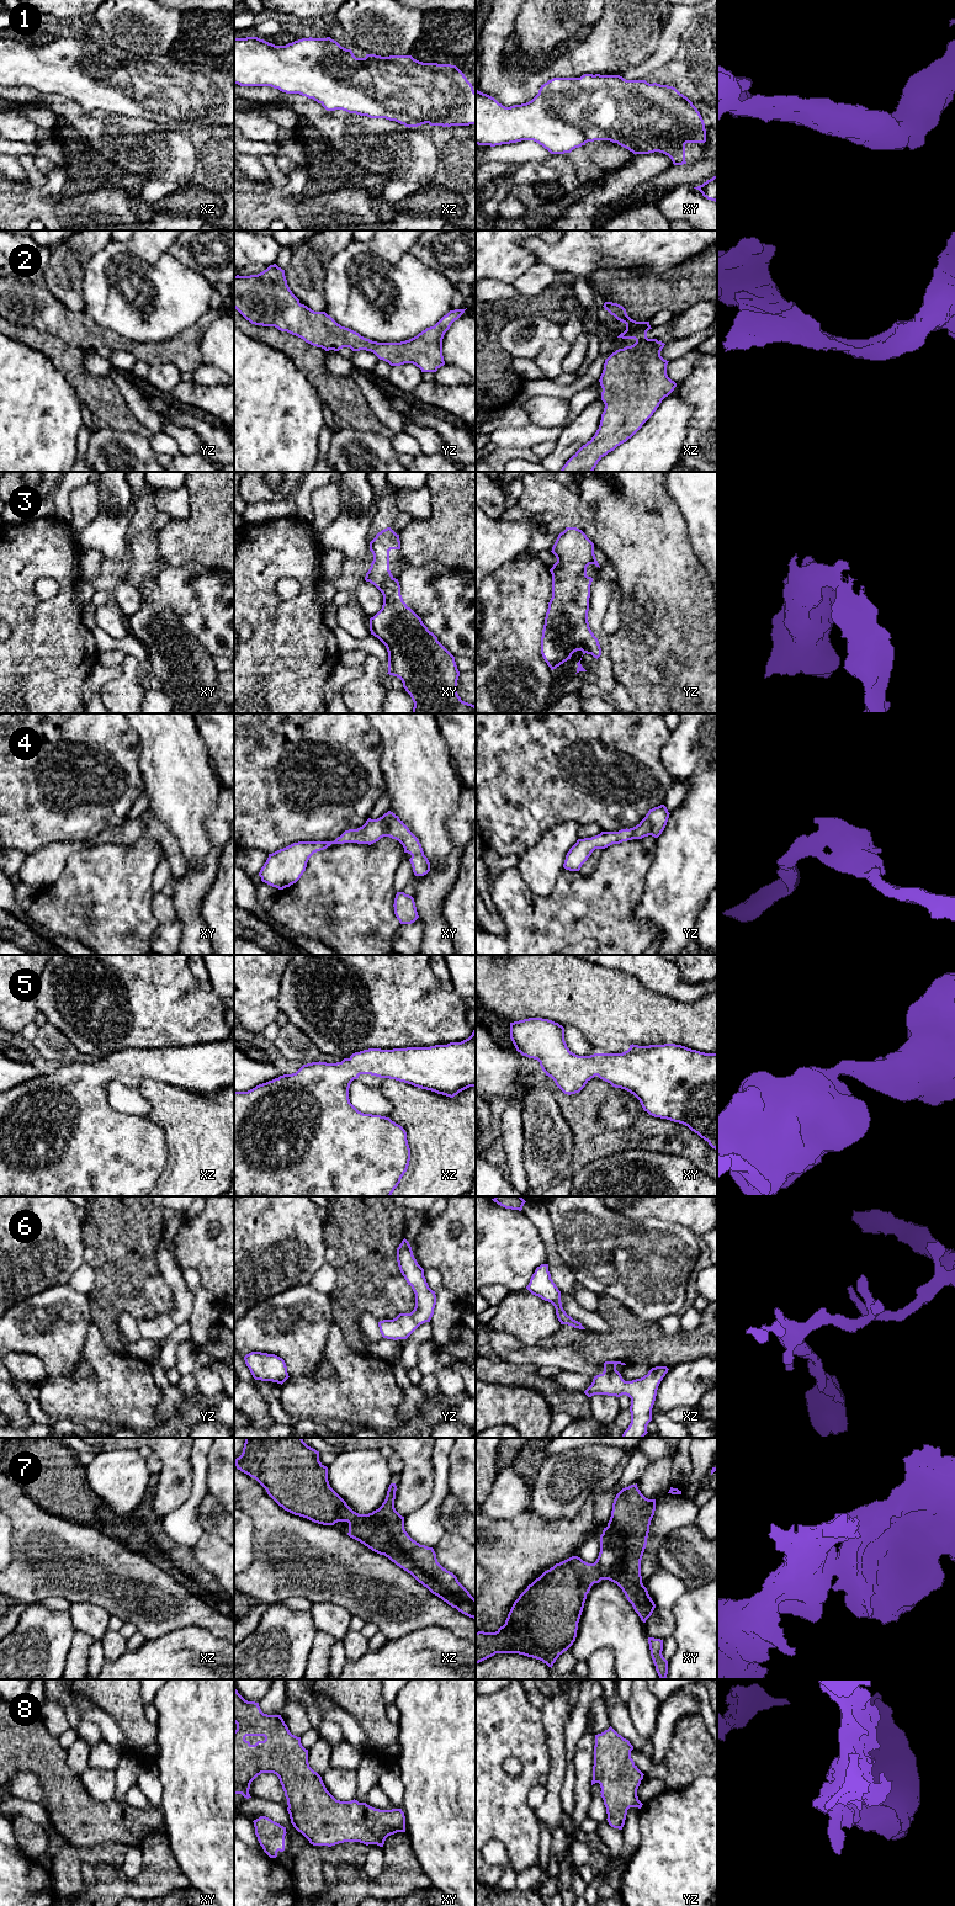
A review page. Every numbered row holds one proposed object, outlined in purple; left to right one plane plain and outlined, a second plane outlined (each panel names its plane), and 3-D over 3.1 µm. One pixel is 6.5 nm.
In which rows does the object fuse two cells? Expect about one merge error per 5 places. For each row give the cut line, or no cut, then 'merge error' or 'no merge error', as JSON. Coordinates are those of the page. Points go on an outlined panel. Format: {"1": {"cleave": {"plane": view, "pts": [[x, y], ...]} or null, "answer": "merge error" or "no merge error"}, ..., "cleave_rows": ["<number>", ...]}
{"1": {"cleave": null, "answer": "no merge error"}, "2": {"cleave": null, "answer": "no merge error"}, "3": {"cleave": null, "answer": "no merge error"}, "4": {"cleave": null, "answer": "no merge error"}, "5": {"cleave": null, "answer": "no merge error"}, "6": {"cleave": null, "answer": "no merge error"}, "7": {"cleave": null, "answer": "no merge error"}, "8": {"cleave": null, "answer": "no merge error"}, "cleave_rows": []}

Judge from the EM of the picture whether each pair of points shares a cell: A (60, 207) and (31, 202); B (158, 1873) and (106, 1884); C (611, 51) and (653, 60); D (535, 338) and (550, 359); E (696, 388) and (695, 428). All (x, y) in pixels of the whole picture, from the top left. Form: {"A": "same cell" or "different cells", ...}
{"A": "same cell", "B": "same cell", "C": "different cells", "D": "different cells", "E": "same cell"}

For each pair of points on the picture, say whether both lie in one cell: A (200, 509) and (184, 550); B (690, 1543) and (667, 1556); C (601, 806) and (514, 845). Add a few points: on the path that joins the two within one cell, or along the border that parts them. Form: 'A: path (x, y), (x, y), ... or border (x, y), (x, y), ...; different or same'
A: path (200, 519), (200, 532), (192, 540); same
B: path (684, 1549), (679, 1554), (673, 1555); same
C: path (579, 806), (553, 806), (536, 823); same

